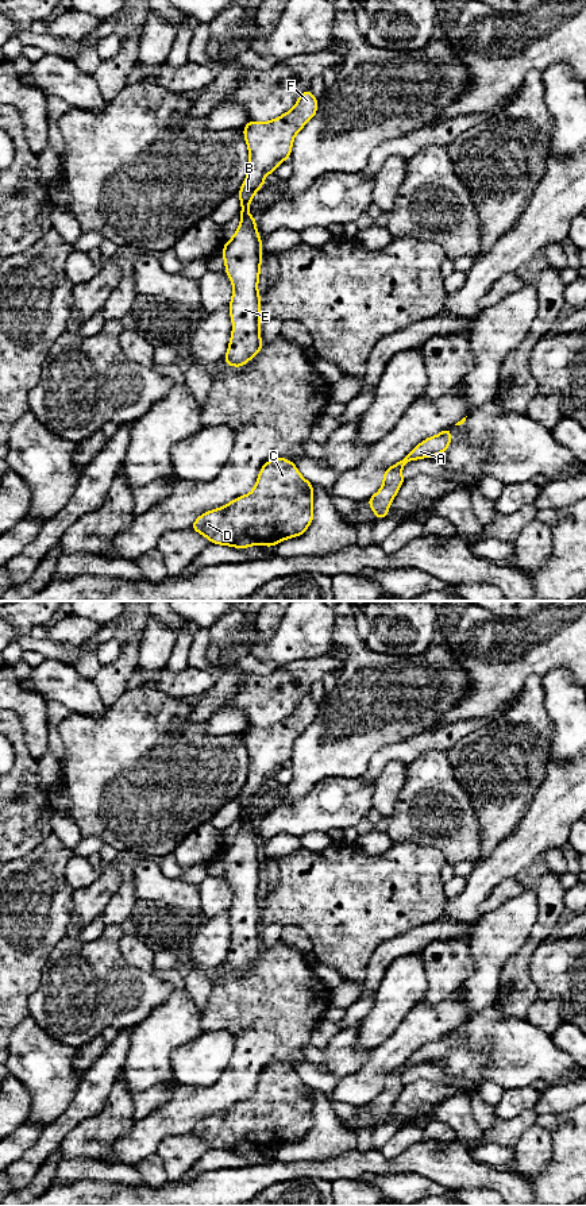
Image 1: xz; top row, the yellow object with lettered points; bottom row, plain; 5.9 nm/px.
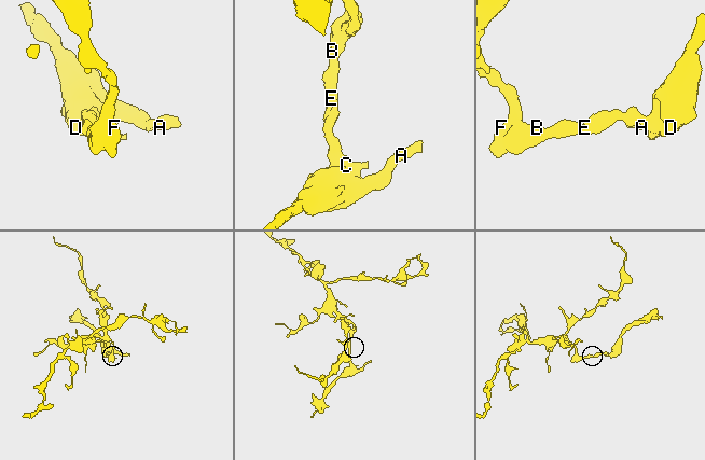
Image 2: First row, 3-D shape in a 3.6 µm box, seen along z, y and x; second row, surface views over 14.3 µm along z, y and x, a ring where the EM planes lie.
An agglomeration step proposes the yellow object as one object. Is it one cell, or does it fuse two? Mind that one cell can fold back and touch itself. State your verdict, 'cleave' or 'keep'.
keep

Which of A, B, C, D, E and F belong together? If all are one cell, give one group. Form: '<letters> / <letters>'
A B C D E F

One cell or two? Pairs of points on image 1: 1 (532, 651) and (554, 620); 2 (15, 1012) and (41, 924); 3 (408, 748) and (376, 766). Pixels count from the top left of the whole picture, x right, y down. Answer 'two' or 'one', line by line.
1: one
2: one
3: one

